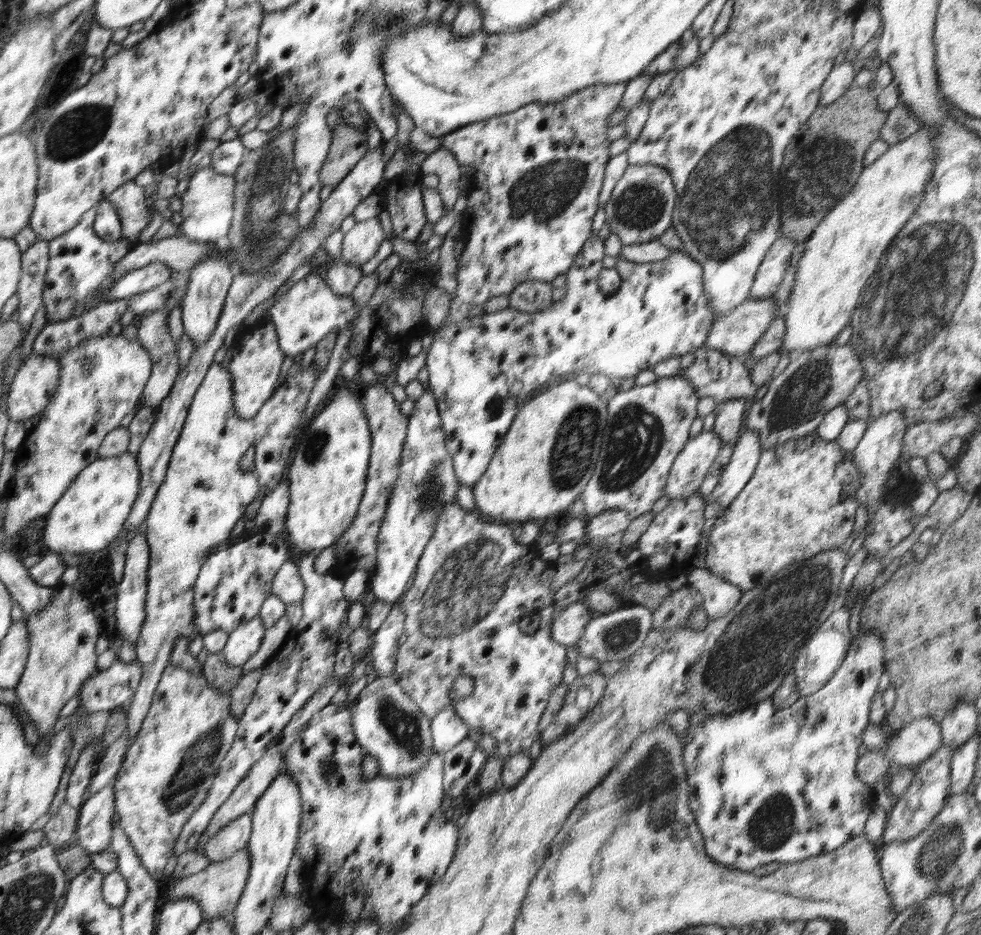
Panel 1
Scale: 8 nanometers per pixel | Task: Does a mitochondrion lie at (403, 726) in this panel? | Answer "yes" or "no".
yes

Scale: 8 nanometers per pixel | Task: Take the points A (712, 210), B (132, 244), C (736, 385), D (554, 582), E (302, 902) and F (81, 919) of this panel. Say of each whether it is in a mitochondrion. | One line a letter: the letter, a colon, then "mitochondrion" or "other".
A: mitochondrion
B: other
C: other
D: other
E: other
F: other

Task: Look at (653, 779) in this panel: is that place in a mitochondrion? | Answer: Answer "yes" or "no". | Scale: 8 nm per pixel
yes

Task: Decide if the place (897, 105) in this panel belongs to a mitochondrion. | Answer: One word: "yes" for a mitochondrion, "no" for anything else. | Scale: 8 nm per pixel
no

